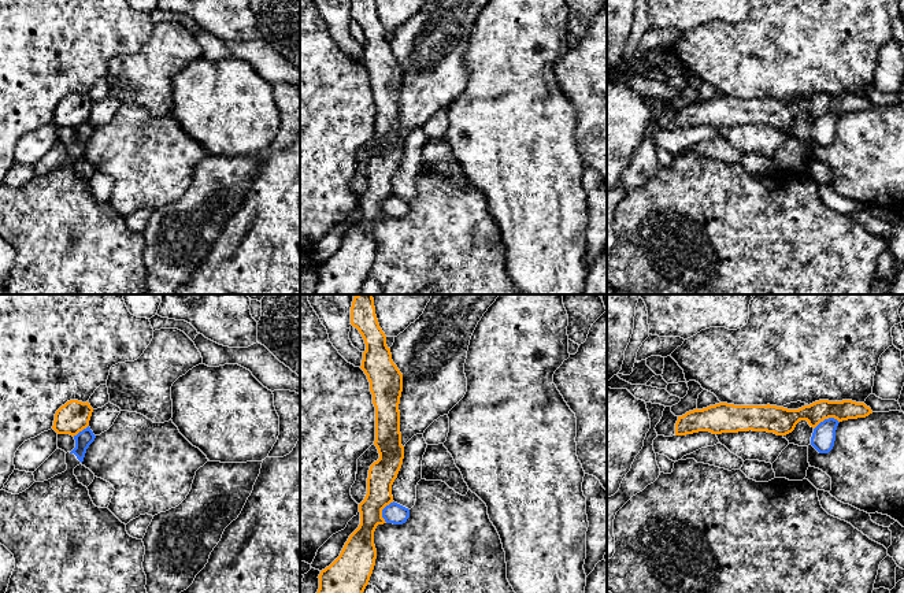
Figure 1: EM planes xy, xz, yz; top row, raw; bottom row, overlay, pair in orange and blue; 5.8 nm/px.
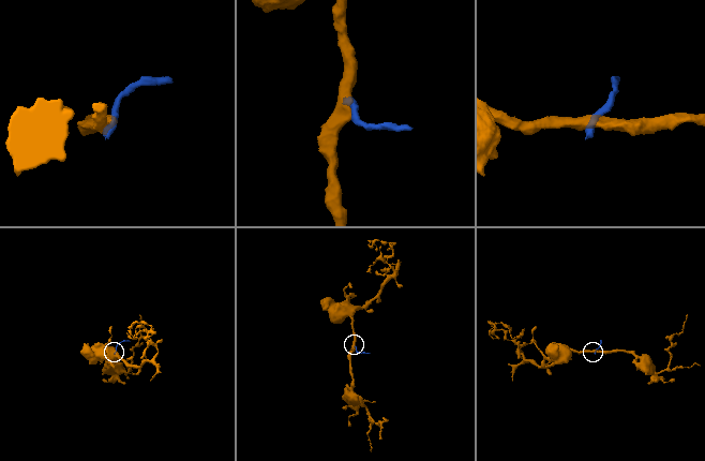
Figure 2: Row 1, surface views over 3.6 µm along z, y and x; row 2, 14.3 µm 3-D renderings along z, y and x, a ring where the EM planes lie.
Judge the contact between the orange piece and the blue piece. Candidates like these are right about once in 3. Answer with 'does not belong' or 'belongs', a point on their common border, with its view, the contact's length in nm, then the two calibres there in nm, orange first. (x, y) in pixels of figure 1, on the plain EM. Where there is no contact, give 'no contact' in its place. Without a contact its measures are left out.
does not belong; contact yz (826, 111); length 160 nm; calibres 150 and 140 nm

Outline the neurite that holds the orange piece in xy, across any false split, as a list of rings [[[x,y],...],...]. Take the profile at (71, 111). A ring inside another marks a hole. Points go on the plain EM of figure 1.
[[[70,93],[56,104],[52,122],[58,127],[74,130],[89,119],[92,105],[93,101],[88,94]]]

